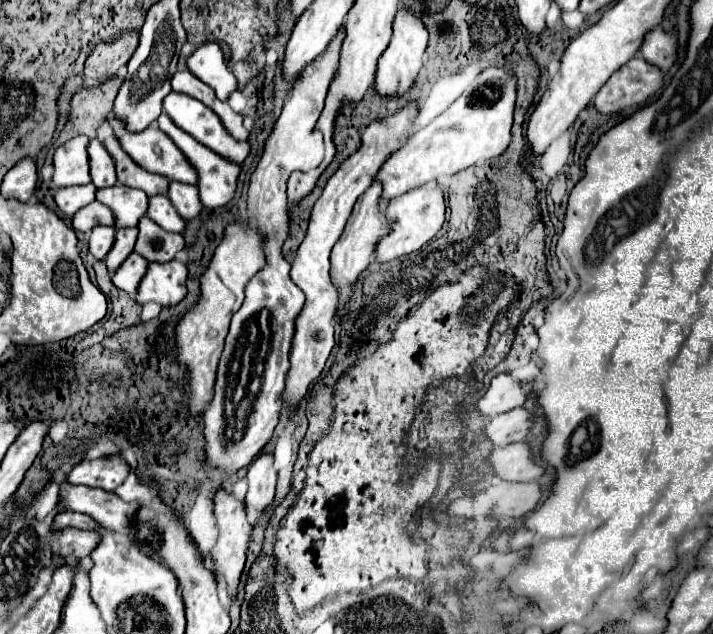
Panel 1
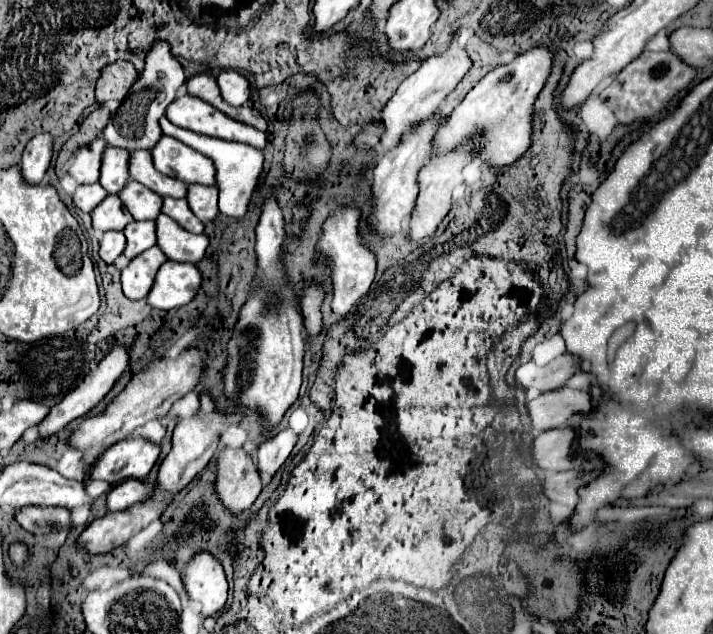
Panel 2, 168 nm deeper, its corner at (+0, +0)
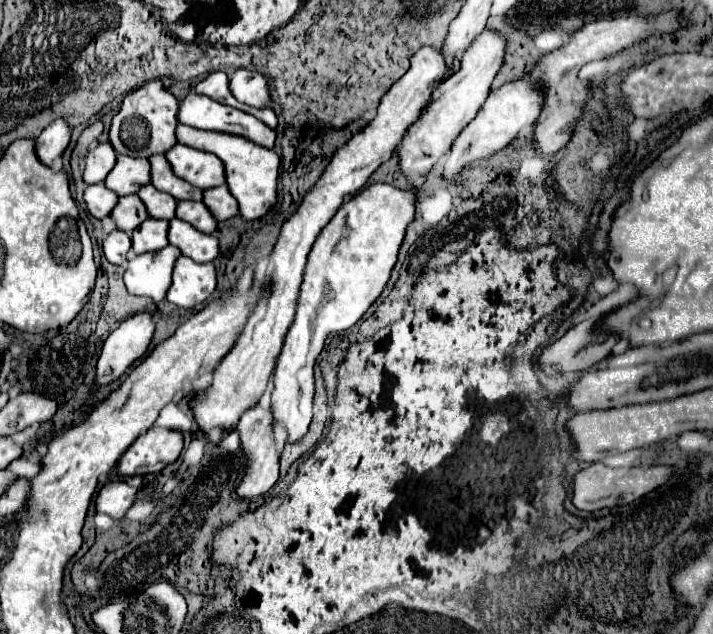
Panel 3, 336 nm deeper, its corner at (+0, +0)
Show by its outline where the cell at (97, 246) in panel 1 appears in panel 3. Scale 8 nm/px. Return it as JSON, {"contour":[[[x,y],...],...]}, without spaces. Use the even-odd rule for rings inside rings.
{"contour":[[[112,231],[104,239],[104,255],[112,265],[122,265],[130,251],[130,237],[124,231]]]}

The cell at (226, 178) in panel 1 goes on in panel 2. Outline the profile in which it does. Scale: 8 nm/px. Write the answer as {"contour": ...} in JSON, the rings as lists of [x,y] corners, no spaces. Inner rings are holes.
{"contour":[[[166,117],[160,119],[160,127],[162,127],[164,135],[182,141],[184,145],[192,147],[194,151],[200,151],[202,155],[206,155],[214,161],[216,181],[218,181],[218,189],[220,189],[220,201],[218,201],[220,213],[228,215],[228,217],[236,217],[236,219],[244,217],[248,213],[250,199],[252,199],[256,187],[260,185],[260,175],[262,175],[262,167],[264,167],[264,153],[252,145],[246,145],[246,143],[234,143],[234,141],[226,141],[226,139],[214,139],[208,135],[192,133],[188,129],[176,127]]]}

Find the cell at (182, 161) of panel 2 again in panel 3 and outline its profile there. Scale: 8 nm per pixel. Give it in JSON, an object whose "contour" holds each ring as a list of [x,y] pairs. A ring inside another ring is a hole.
{"contour":[[[176,143],[166,151],[166,159],[172,171],[180,175],[180,179],[186,179],[200,189],[224,185],[224,167],[220,159],[216,159],[216,155],[208,155],[204,151]]]}

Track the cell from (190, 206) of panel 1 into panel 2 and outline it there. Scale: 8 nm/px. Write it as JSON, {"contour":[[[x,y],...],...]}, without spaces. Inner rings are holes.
{"contour":[[[190,185],[188,205],[200,221],[212,221],[218,215],[218,187]]]}

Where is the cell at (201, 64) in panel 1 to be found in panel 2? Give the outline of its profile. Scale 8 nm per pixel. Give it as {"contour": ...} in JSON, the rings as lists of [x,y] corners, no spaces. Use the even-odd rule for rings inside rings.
{"contour":[[[222,71],[216,79],[218,79],[218,87],[220,87],[220,93],[226,103],[240,107],[250,99],[250,93],[252,93],[250,81],[242,73]]]}

